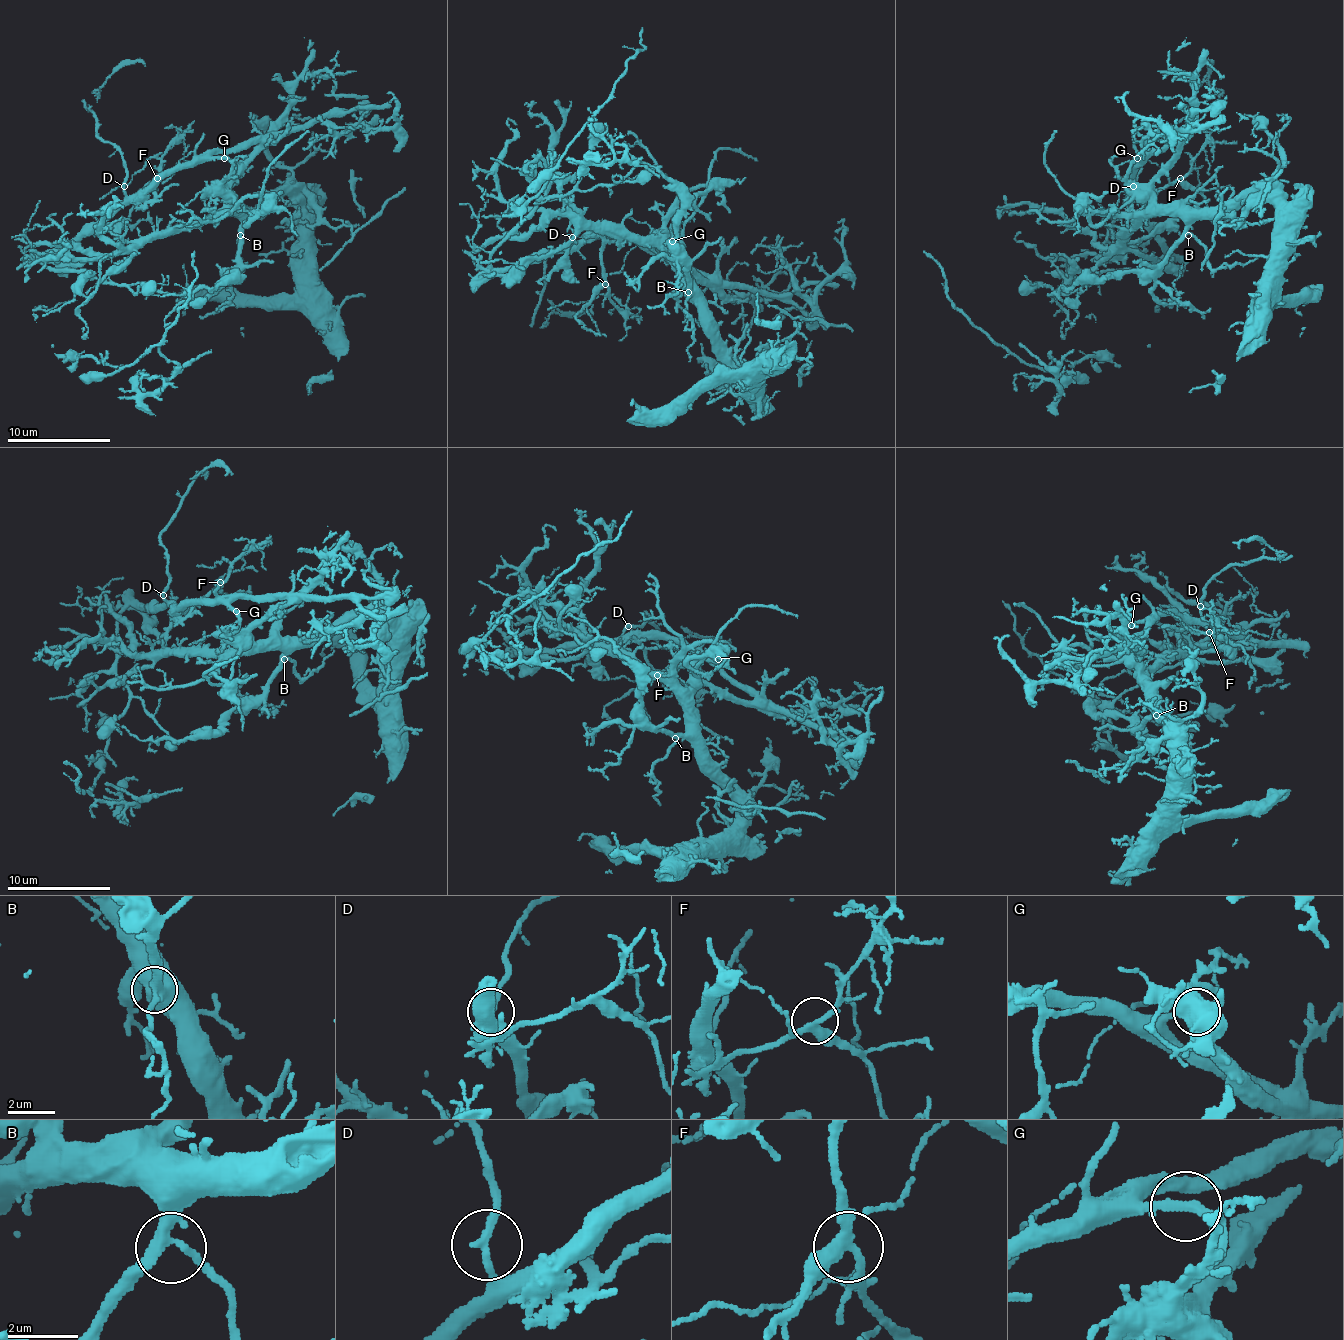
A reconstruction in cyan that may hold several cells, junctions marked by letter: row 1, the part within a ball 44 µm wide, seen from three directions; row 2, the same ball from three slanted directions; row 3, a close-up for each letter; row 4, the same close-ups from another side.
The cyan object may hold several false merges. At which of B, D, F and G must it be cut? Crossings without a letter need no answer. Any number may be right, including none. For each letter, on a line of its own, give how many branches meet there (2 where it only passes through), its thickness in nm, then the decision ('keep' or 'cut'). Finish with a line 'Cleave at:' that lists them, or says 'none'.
B: branches 3; calibre 320 nm; keep
D: branches 2; calibre 220 nm; keep
F: branches 4; calibre 300 nm; keep
G: branches 2; calibre 260 nm; cut
Cleave at: G

